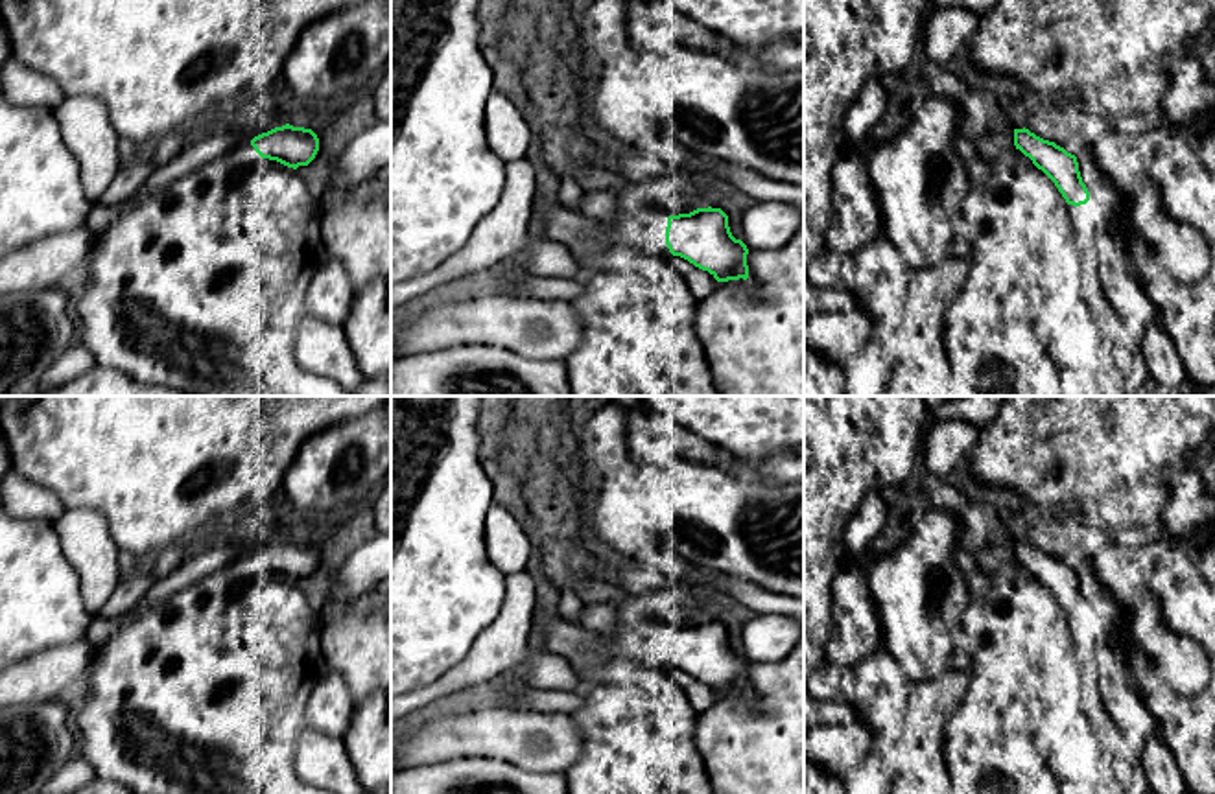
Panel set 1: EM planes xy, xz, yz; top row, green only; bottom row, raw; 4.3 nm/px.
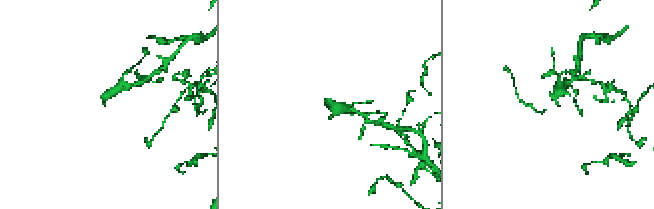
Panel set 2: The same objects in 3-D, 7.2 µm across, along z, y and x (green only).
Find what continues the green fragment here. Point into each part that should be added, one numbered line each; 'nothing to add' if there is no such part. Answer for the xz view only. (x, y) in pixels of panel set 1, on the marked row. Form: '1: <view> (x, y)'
1: xz (644, 207)

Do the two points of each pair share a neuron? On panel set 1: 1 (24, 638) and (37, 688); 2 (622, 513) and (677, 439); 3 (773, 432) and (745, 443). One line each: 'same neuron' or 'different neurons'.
1: different neurons
2: different neurons
3: same neuron

